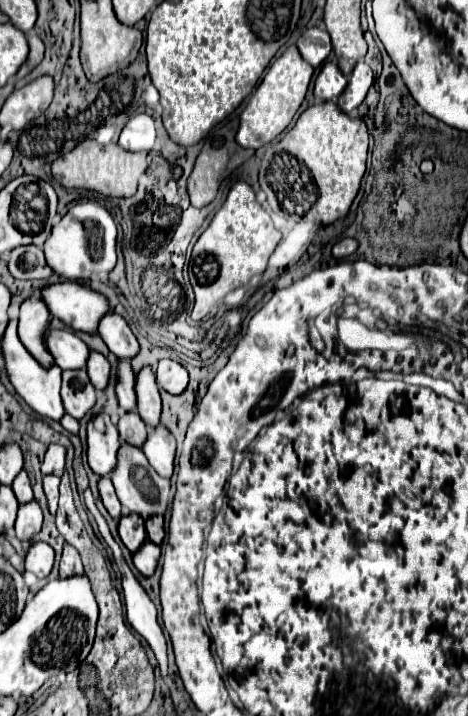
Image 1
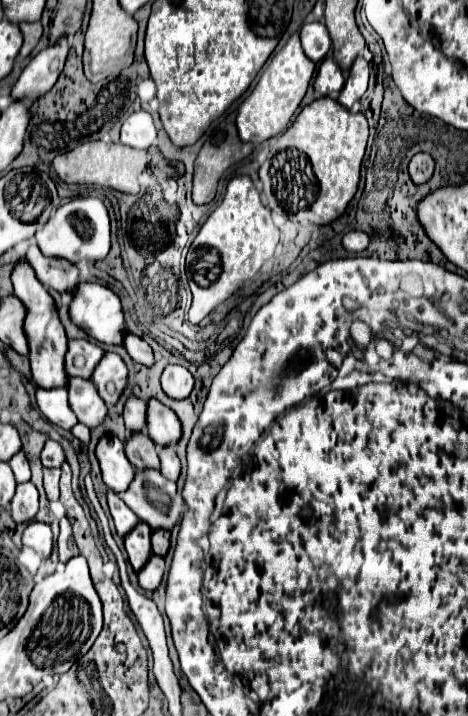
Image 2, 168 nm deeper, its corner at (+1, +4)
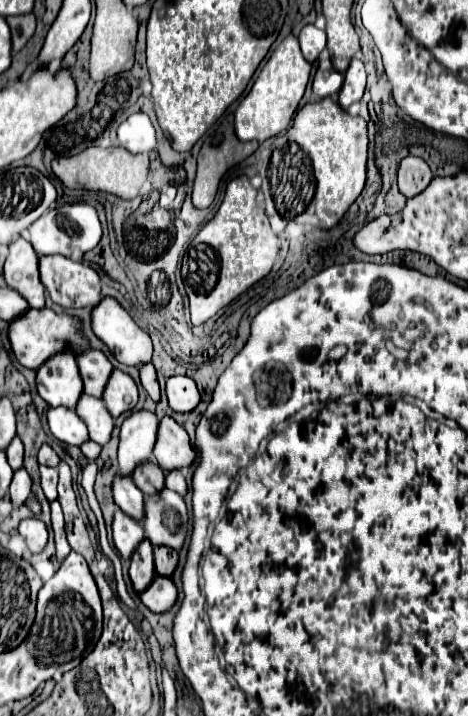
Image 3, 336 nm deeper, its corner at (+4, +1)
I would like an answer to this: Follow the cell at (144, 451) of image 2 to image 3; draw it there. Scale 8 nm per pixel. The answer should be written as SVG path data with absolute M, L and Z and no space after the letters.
M154 461L140 463L140 465L134 469L132 479L134 479L136 487L142 489L144 495L158 493L158 491L164 487L164 471L162 471Z

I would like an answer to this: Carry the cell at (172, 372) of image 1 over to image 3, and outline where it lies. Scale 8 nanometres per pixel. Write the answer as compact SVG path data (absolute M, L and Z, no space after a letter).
M174 375L166 381L166 397L174 411L186 413L192 411L200 403L200 393L196 389L196 383L190 377Z

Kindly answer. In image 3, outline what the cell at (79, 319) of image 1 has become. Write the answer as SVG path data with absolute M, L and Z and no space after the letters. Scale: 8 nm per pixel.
M102 297L100 303L92 307L90 317L92 317L92 331L94 331L94 335L110 349L110 353L120 363L140 367L142 363L146 363L146 361L152 359L152 341L150 341L150 335L144 333L134 323L134 319L126 313L126 309L114 297Z

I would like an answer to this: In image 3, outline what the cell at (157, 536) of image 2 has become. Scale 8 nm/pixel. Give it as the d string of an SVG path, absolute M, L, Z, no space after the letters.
M154 547L154 563L156 563L156 573L170 577L176 563L178 563L178 551L170 547Z

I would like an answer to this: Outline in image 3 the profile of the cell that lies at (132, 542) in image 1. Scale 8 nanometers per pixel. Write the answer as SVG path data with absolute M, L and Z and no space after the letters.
M142 539L136 551L130 557L130 579L134 583L136 593L140 593L154 579L154 559L152 559L152 543Z

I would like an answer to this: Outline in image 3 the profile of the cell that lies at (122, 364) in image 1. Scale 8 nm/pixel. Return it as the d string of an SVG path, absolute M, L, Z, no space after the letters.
M152 411L130 413L120 427L120 449L118 463L122 475L132 475L138 463L152 459L152 447L156 439L158 417Z

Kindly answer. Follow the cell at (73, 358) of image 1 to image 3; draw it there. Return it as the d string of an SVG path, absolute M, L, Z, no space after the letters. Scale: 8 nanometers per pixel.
M88 349L76 357L76 363L80 369L80 377L84 381L84 393L102 397L102 387L106 385L106 379L114 369L108 357L98 349Z

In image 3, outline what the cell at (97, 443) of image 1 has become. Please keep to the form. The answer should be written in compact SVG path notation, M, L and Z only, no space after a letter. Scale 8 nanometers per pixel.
M116 475L112 481L112 495L114 503L130 517L142 519L142 507L144 507L144 493L134 485L130 475Z

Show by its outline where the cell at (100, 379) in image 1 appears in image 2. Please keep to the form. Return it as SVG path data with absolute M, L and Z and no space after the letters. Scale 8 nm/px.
M107 352L105 358L99 362L97 370L93 372L93 384L99 390L99 396L103 398L103 402L107 406L117 404L119 396L123 394L125 386L127 386L127 366L121 360L121 356Z

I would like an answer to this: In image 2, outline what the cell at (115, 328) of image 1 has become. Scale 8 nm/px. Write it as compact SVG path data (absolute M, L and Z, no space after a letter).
M127 334L127 336L125 336L125 350L129 352L129 356L131 356L135 362L139 362L139 364L143 364L143 366L153 366L153 364L155 364L151 346L149 346L145 340L141 340L139 336L135 336L135 334Z

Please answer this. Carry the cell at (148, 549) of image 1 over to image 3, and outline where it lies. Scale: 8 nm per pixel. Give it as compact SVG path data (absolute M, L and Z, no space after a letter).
M156 575L152 579L152 583L140 593L140 599L142 603L154 611L154 613L164 613L168 611L174 601L178 597L178 591L176 591L176 585L168 579L168 577L162 577L162 575Z

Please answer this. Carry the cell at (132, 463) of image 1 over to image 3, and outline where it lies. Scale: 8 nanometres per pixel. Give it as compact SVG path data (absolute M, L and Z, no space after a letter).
M162 489L156 495L146 495L142 527L152 545L168 545L172 549L180 549L190 529L184 497L170 489Z

